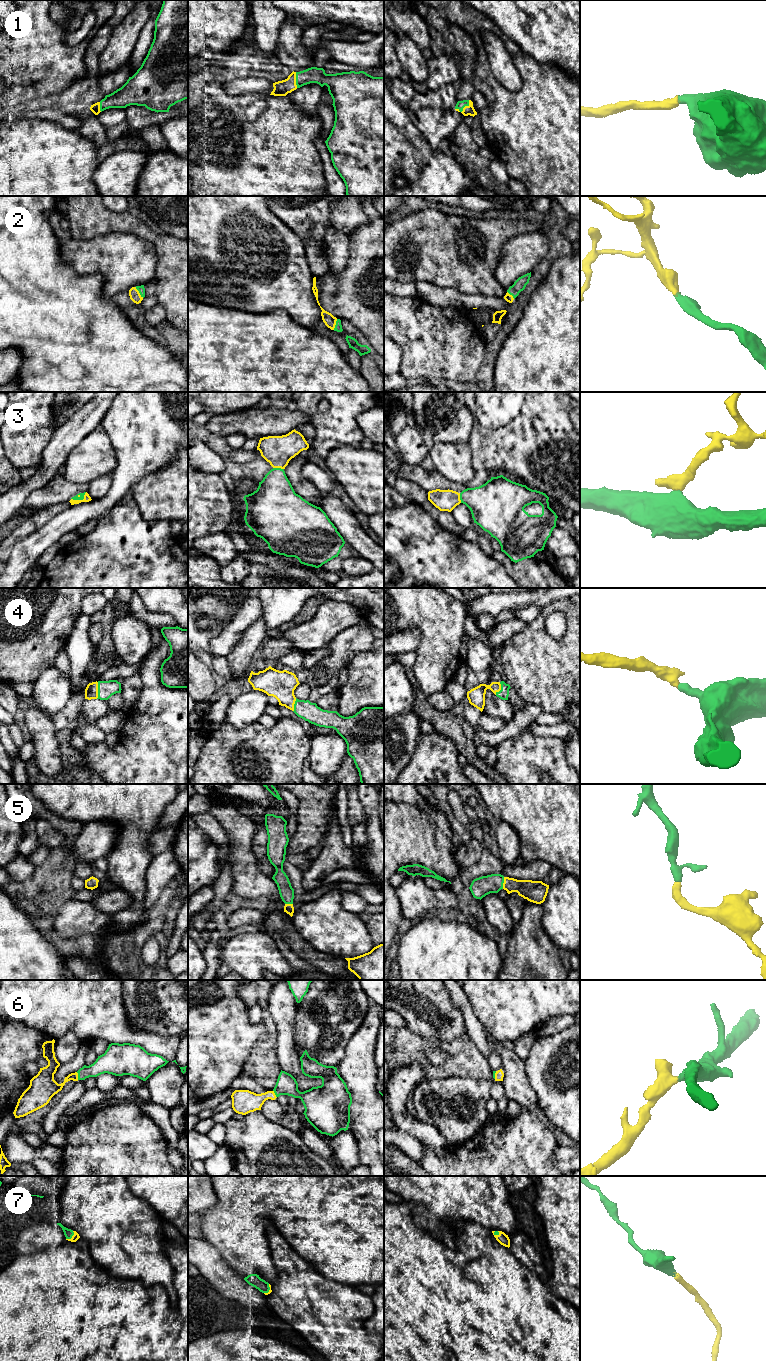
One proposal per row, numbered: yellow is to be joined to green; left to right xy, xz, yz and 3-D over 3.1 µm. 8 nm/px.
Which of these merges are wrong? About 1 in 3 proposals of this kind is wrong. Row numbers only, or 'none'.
none

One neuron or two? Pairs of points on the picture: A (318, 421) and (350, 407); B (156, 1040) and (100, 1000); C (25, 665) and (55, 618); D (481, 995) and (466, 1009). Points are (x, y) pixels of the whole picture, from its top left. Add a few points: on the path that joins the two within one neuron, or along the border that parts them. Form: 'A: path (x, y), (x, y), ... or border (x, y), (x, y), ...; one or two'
A: path (326, 421), (335, 421), (342, 414); one
B: path (141, 1037), (133, 1036), (112, 1015); one
C: path (32, 653), (45, 636), (46, 630); one
D: border (462, 990), (473, 1013), (483, 1025); two

